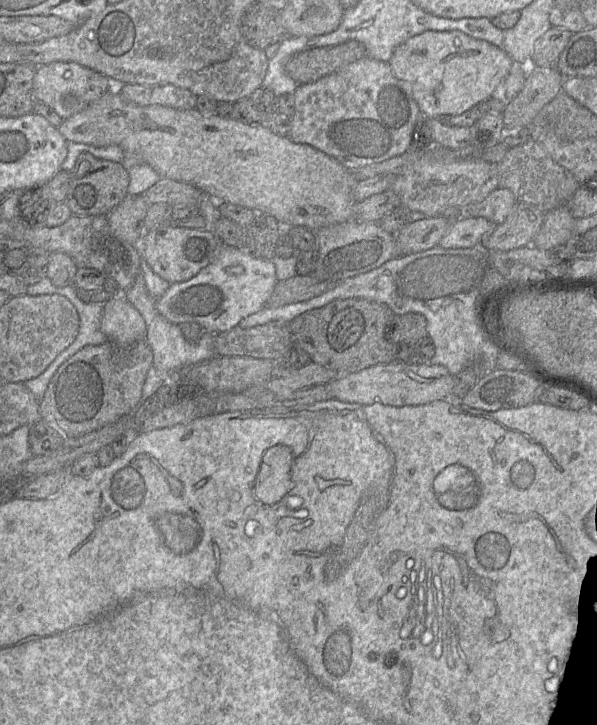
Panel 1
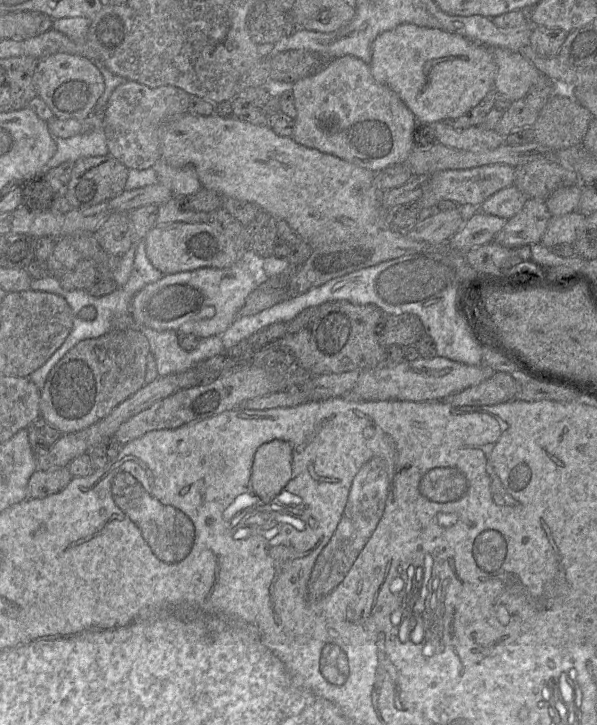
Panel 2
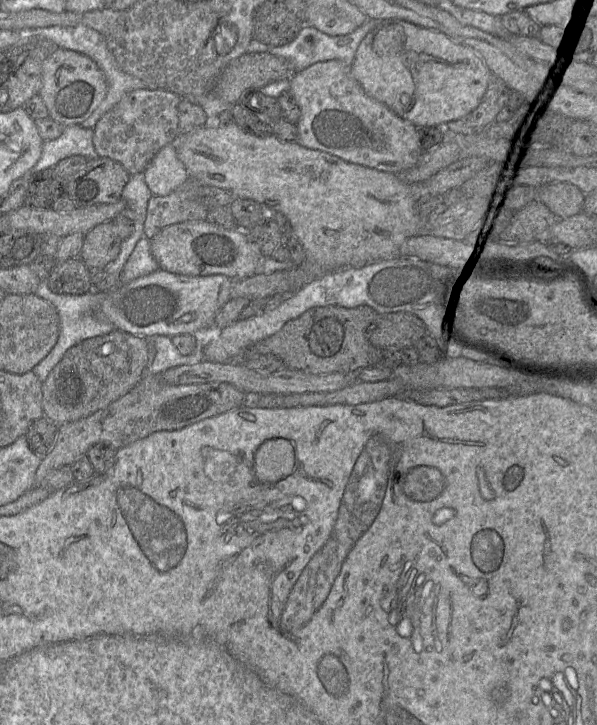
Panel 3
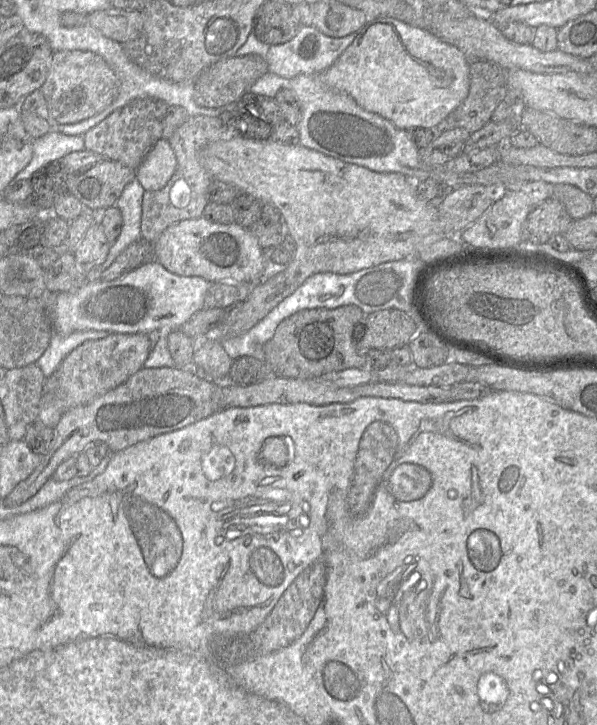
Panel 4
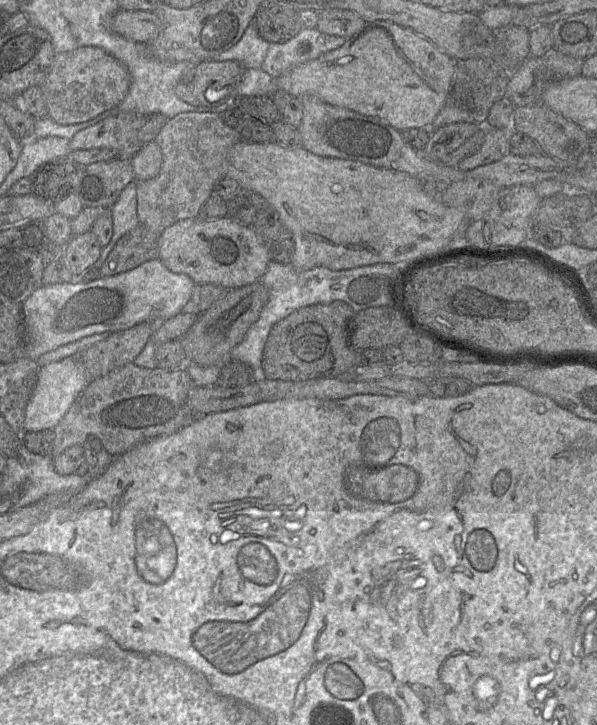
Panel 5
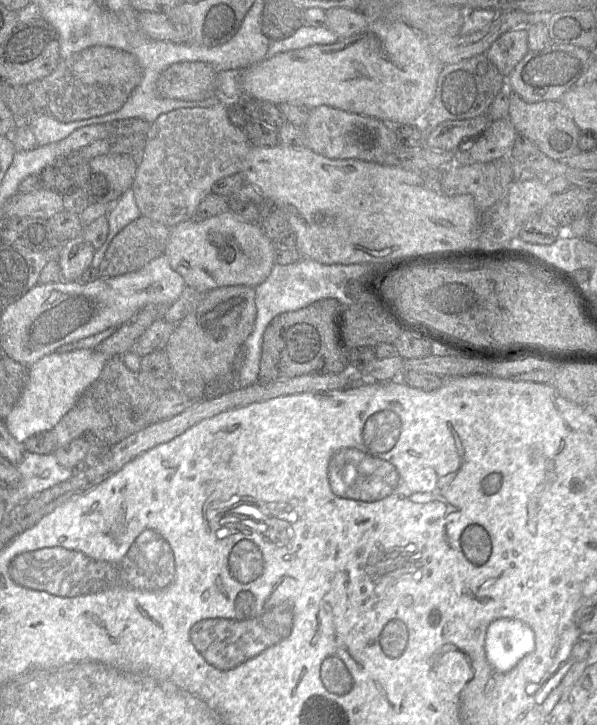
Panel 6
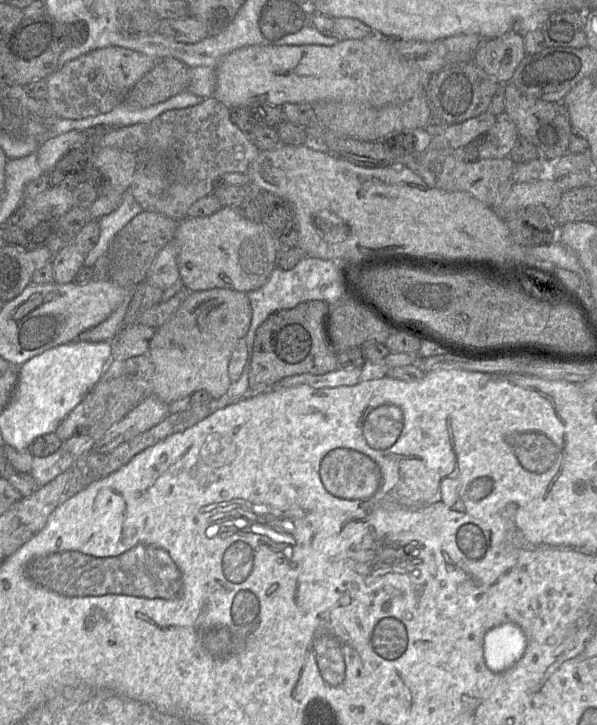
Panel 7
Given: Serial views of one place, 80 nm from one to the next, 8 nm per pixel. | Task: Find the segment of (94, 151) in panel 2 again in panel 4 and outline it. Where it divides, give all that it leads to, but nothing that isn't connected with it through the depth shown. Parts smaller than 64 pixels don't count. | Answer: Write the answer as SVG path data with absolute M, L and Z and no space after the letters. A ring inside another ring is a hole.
M51 130L49 133L33 140L33 155L30 162L10 183L30 179L32 174L42 166L52 161L61 161L63 157L71 152L84 149L83 135L71 136Z

